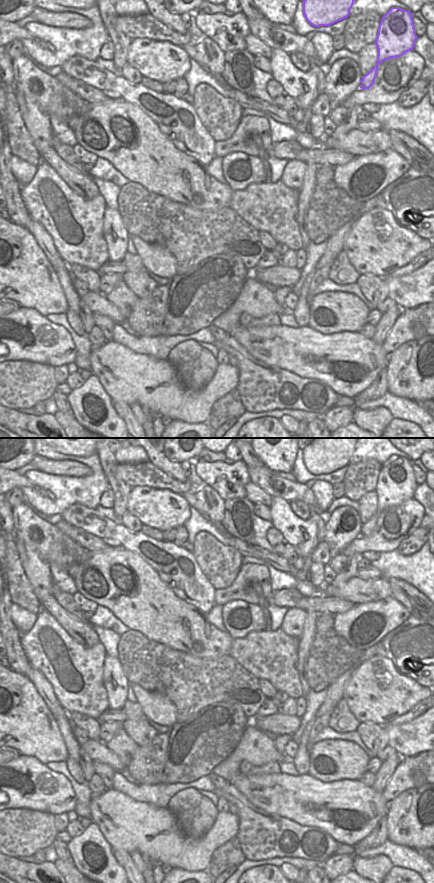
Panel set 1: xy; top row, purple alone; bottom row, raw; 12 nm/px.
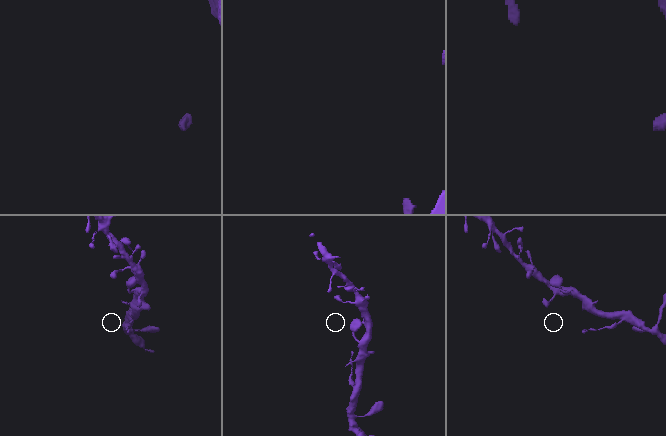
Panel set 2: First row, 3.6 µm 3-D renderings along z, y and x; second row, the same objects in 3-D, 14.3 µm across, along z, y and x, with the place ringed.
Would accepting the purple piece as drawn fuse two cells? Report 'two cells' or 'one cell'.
one cell

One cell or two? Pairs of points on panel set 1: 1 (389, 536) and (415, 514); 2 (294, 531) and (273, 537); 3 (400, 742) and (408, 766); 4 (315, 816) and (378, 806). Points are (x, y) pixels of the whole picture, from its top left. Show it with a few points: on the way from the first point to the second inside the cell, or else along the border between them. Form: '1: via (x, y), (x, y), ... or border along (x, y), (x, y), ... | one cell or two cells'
1: via (395, 530), (400, 528), (409, 519) | one cell
2: border along (273, 526), (287, 542) | two cells
3: border along (413, 756), (404, 756), (402, 758) | two cells
4: via (326, 801), (332, 806), (361, 806) | one cell

